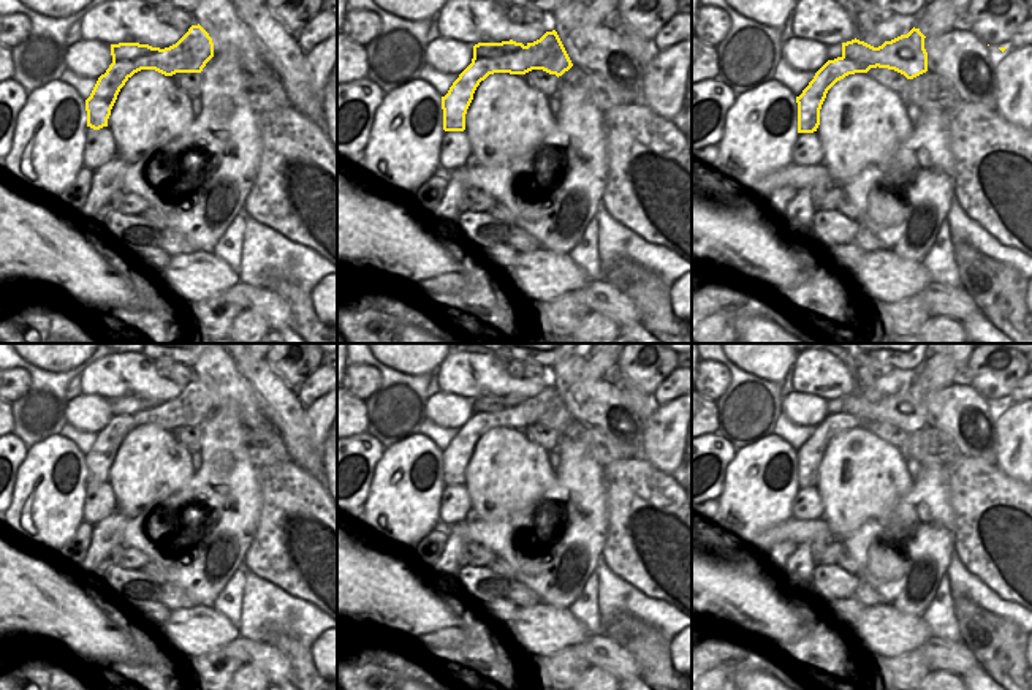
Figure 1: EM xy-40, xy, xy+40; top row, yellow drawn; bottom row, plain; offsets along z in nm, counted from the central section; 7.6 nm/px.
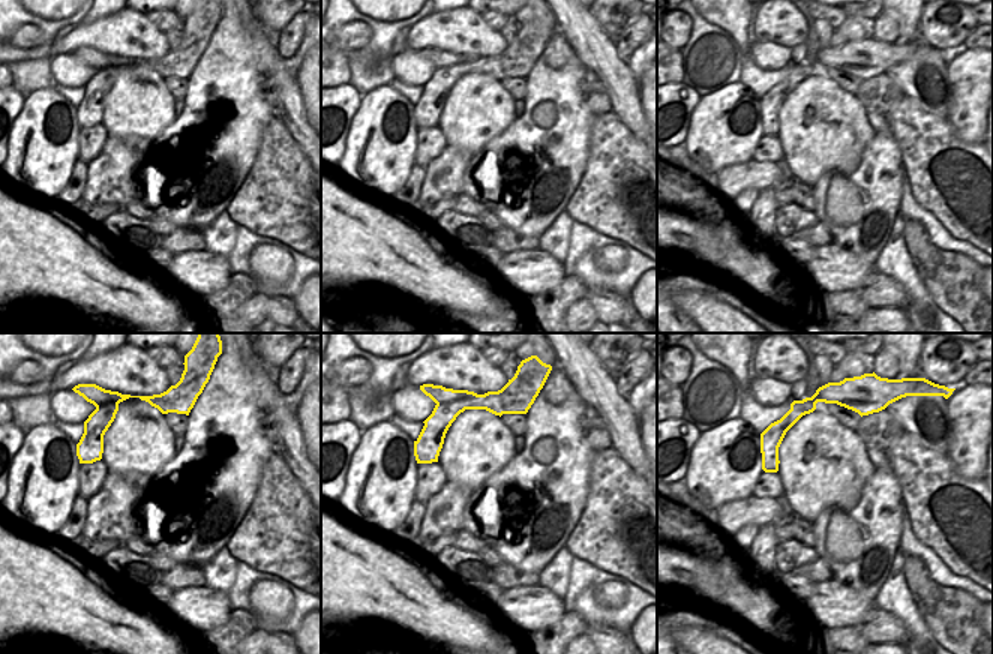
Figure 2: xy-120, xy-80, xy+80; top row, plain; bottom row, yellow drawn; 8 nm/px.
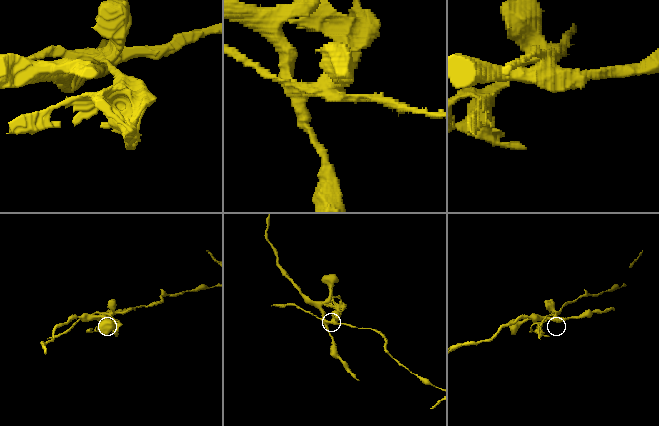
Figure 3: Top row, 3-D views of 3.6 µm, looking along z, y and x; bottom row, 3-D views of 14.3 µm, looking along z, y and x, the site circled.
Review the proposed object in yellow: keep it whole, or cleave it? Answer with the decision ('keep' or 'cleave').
cleave

